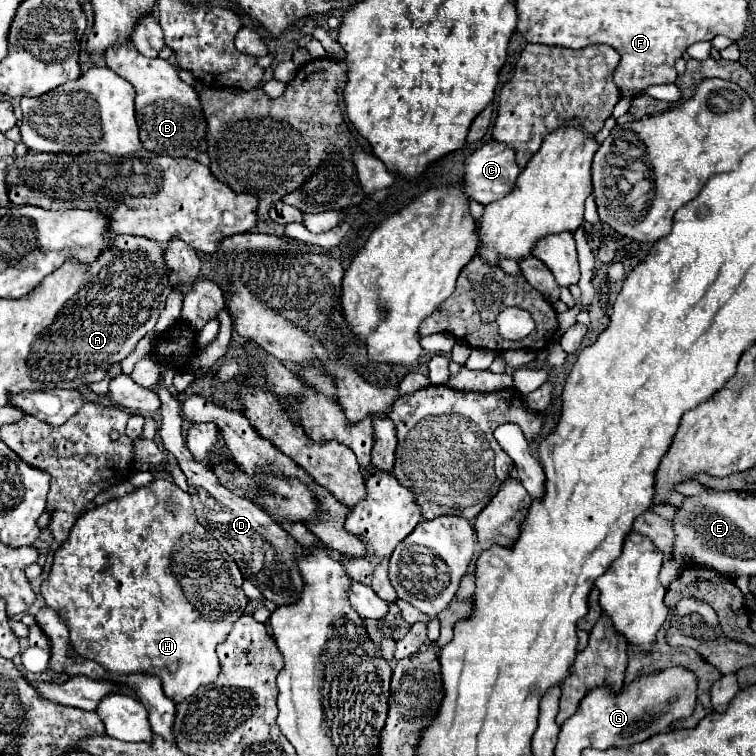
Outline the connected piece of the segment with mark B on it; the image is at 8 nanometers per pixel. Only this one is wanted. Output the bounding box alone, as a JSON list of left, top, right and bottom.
[104,38,206,158]

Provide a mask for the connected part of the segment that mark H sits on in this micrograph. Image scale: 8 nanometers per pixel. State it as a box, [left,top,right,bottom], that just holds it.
[40,476,246,704]

